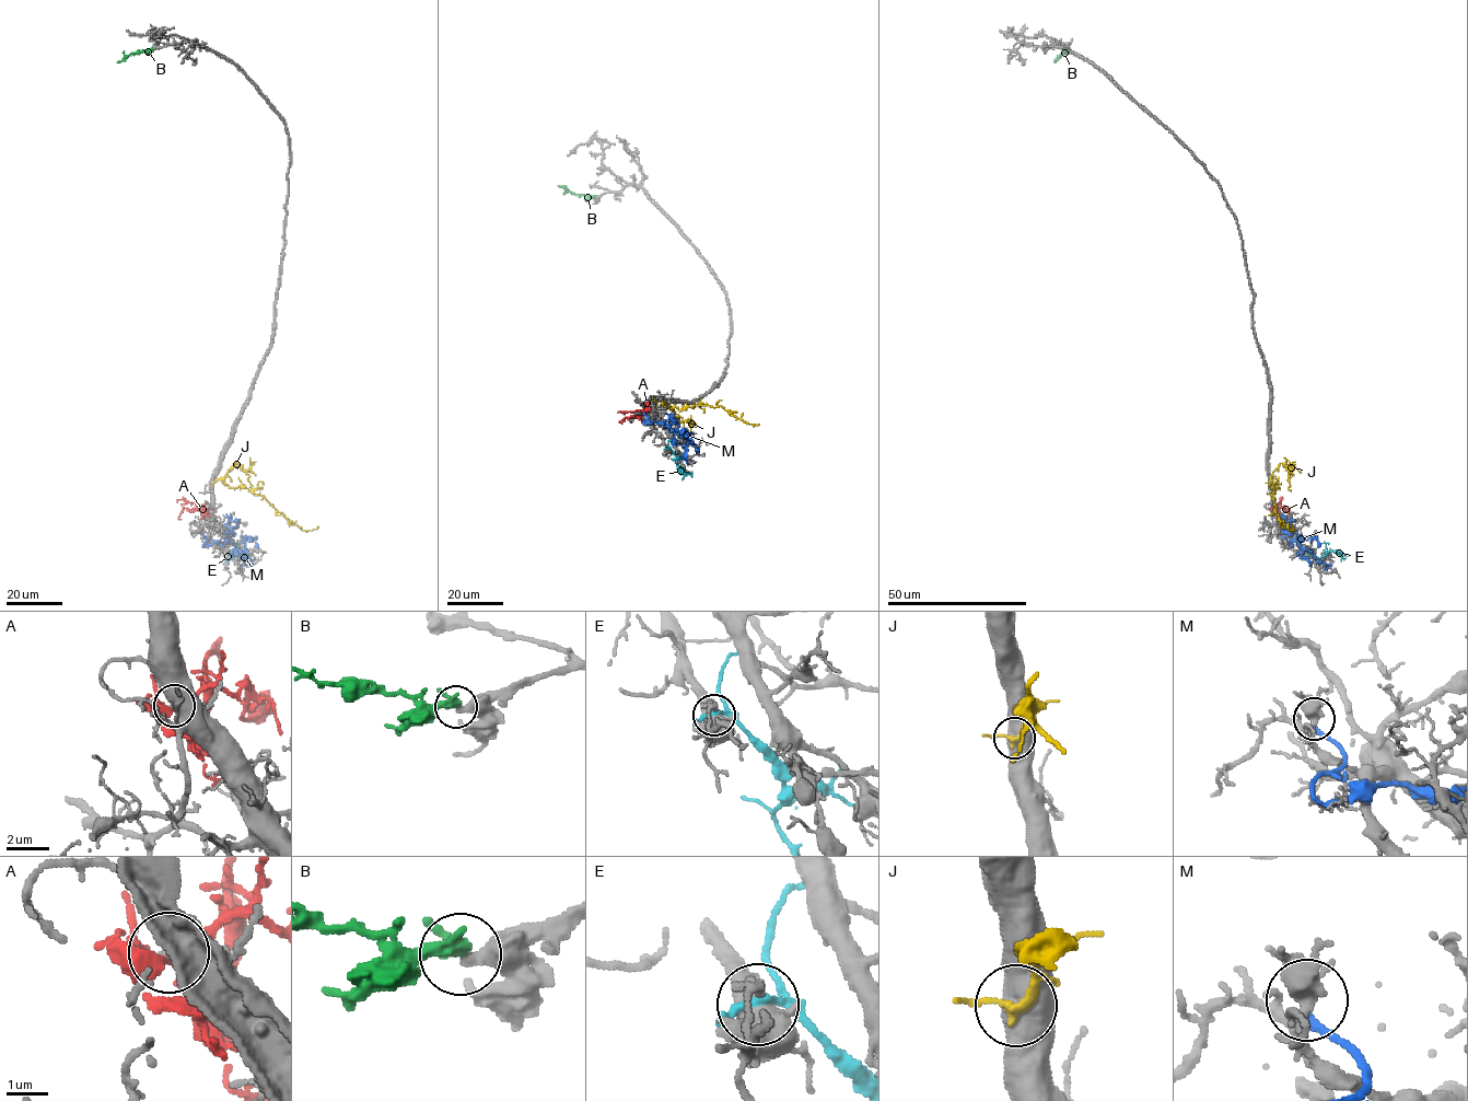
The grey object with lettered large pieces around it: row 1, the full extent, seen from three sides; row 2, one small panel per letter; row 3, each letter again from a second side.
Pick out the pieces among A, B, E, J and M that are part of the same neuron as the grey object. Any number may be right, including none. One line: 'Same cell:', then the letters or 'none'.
Same cell: B

